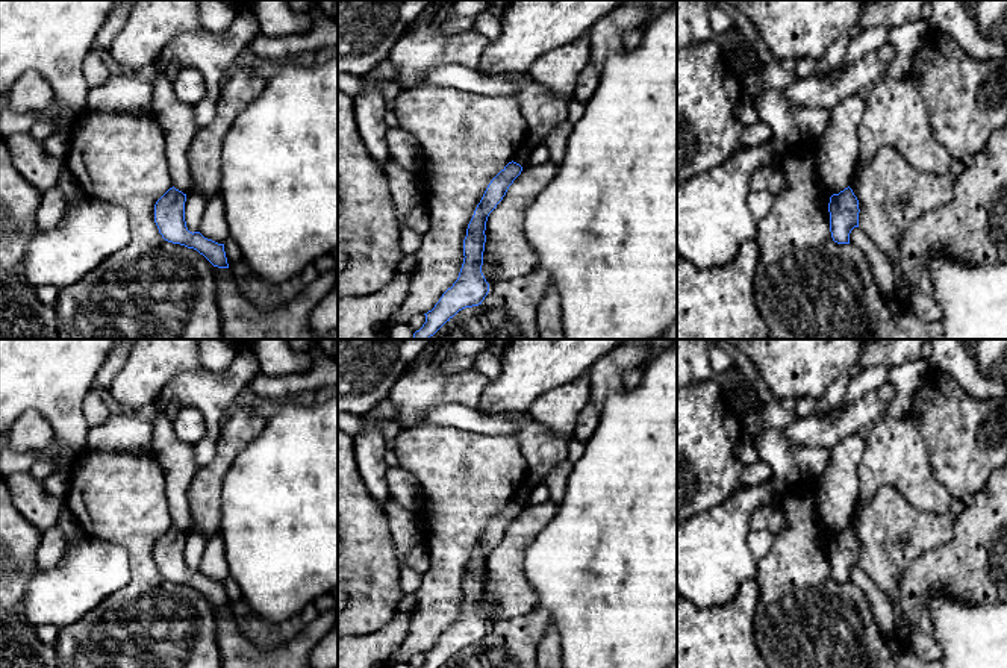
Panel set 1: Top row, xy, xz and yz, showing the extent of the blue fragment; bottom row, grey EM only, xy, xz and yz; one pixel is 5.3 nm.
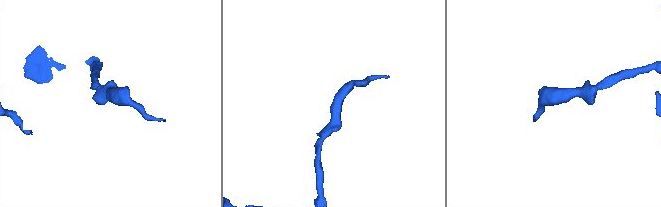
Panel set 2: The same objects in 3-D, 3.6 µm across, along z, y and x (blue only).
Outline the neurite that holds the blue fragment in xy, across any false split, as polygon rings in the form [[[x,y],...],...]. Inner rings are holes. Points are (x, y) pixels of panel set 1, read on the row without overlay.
[[[170,527],[154,544],[154,562],[162,577],[197,589],[214,606],[229,607],[224,583],[204,577],[200,571],[189,571],[185,560],[186,533]]]

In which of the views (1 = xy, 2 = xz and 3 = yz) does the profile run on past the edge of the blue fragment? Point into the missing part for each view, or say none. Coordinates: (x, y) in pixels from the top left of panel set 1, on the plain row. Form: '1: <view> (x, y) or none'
1: none
2: none
3: none

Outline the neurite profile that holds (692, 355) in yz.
[[[677,339],[677,386],[713,379],[709,339]]]

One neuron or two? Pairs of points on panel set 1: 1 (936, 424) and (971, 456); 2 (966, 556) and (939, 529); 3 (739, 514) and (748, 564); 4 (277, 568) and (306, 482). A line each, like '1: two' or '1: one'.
1: one
2: two
3: one
4: one

